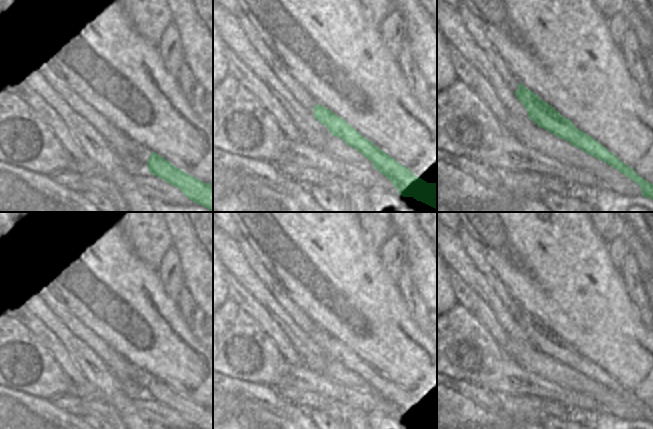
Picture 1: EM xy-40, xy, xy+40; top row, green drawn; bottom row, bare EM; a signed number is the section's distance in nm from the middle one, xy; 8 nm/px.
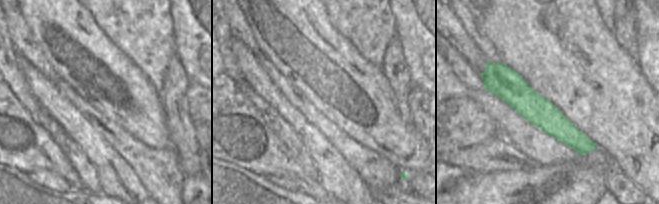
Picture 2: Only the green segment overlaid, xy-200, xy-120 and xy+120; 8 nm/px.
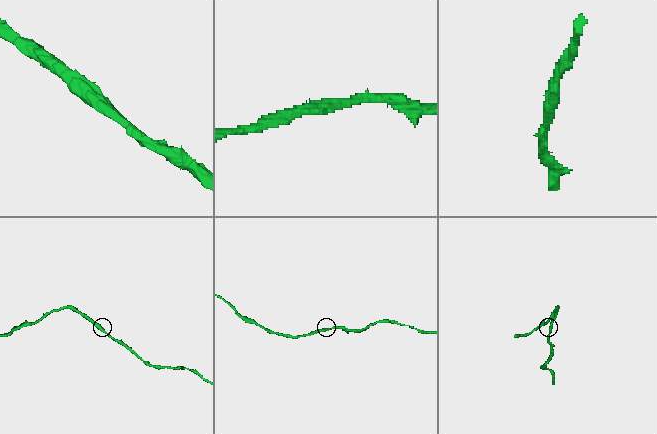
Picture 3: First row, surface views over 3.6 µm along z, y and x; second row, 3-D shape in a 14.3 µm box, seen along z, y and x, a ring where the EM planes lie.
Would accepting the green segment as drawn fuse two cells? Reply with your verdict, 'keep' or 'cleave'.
keep

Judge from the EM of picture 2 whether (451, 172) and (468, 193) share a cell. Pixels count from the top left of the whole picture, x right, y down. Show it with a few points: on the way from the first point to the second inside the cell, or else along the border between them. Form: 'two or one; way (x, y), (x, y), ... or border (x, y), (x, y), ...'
two; border (468, 172), (455, 180), (446, 189)

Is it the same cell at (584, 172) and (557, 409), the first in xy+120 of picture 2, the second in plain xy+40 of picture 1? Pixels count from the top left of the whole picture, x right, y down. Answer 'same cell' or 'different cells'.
same cell

